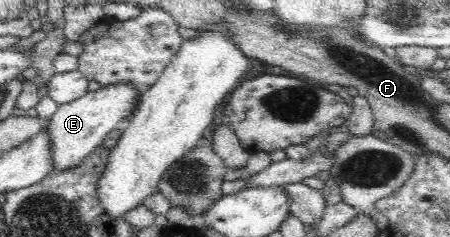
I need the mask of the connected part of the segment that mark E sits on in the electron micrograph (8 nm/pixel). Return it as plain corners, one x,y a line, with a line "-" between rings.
117,82
117,84
101,86
96,91
89,91
85,96
69,101
69,104
62,104
46,121
50,144
52,144
54,170
67,170
77,166
93,152
94,148
101,146
109,132
127,122
137,108
140,96
134,84

